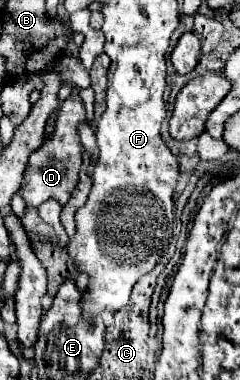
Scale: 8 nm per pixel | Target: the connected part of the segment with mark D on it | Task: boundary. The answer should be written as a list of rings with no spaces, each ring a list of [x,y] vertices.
[[[71,95],[63,101],[57,127],[51,139],[45,139],[43,145],[31,153],[29,165],[23,175],[23,185],[21,185],[21,195],[25,203],[39,207],[47,199],[57,199],[61,205],[65,205],[77,187],[79,181],[79,167],[81,167],[81,143],[77,137],[77,125],[85,119],[85,107],[79,95]]]

